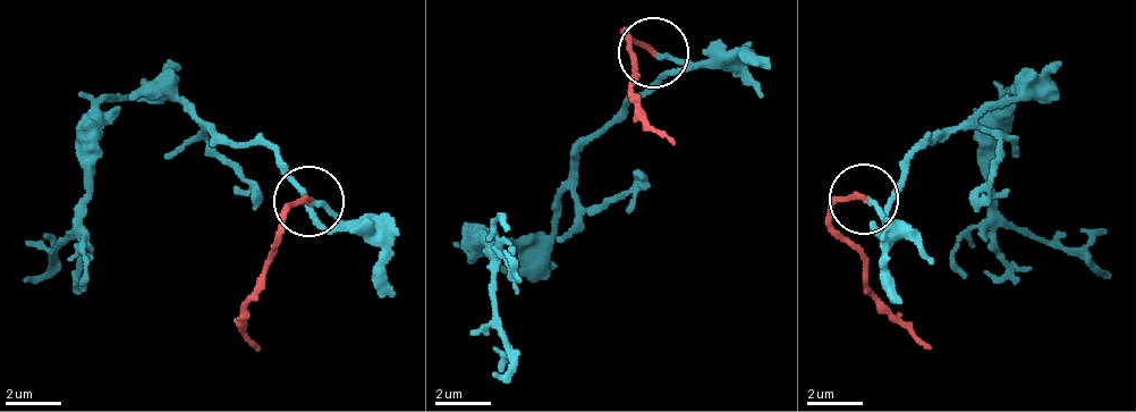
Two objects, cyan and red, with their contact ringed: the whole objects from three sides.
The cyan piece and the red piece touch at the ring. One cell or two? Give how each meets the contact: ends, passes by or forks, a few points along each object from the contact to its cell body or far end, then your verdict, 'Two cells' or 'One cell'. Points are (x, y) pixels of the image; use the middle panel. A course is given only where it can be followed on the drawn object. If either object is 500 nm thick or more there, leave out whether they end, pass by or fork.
At the ring cyan ends. At the ring red ends. Course of cyan: (654, 50), (677, 65), (575, 159), (556, 242), (528, 270), (484, 240), (509, 363), (491, 378). Course of red: (654, 50), (626, 31), (641, 72), (632, 87), (639, 117), (675, 146). One cell

